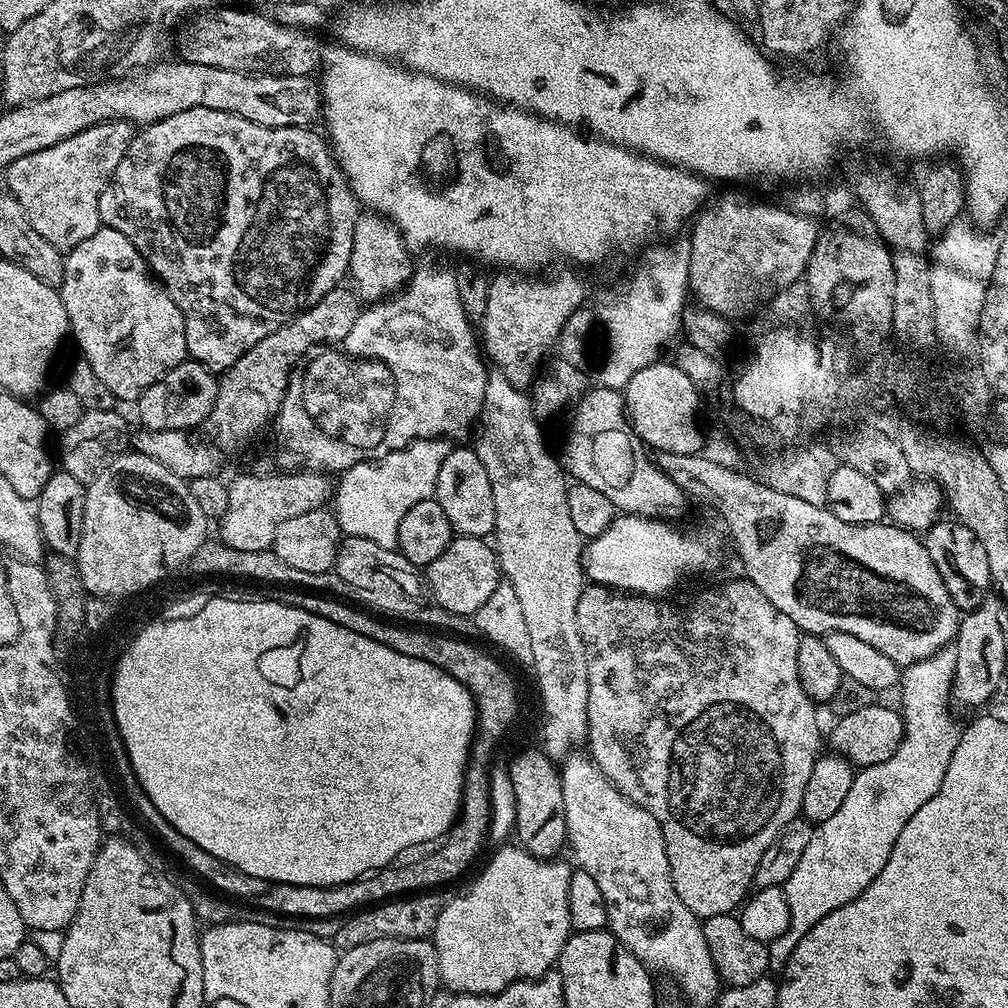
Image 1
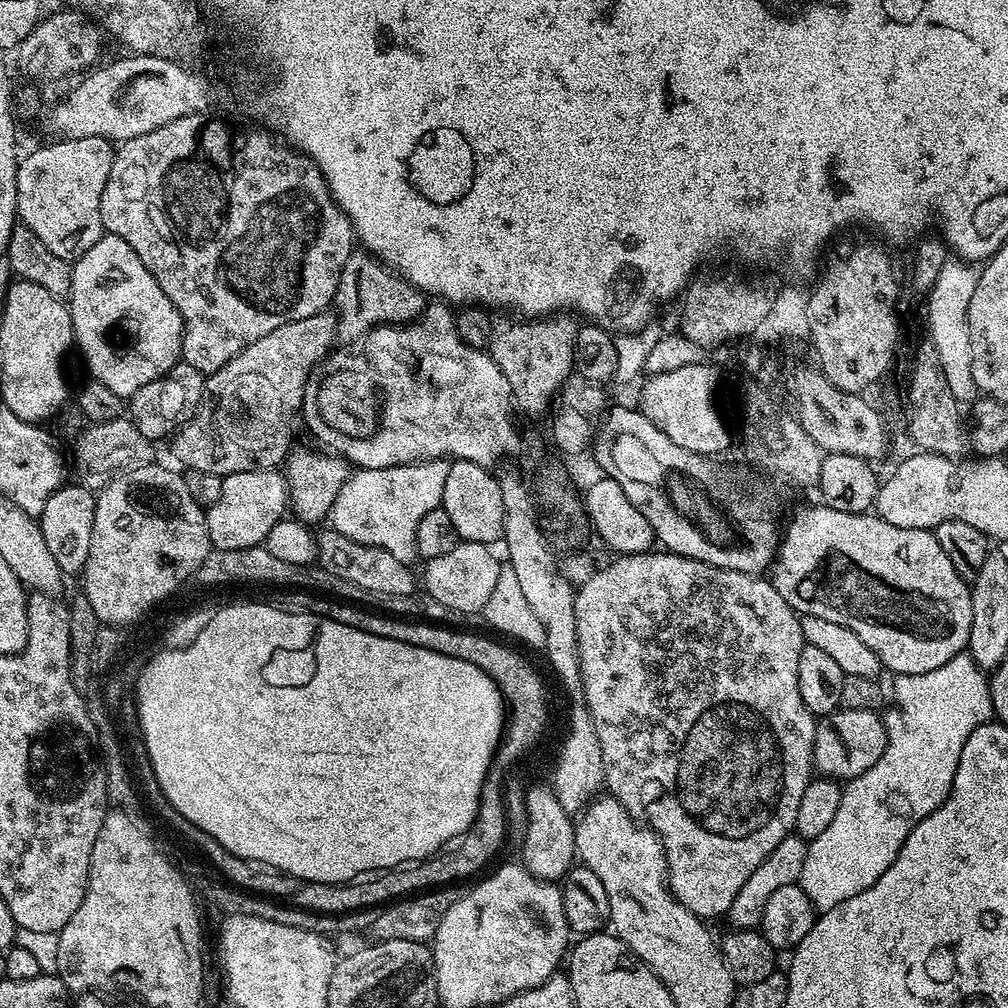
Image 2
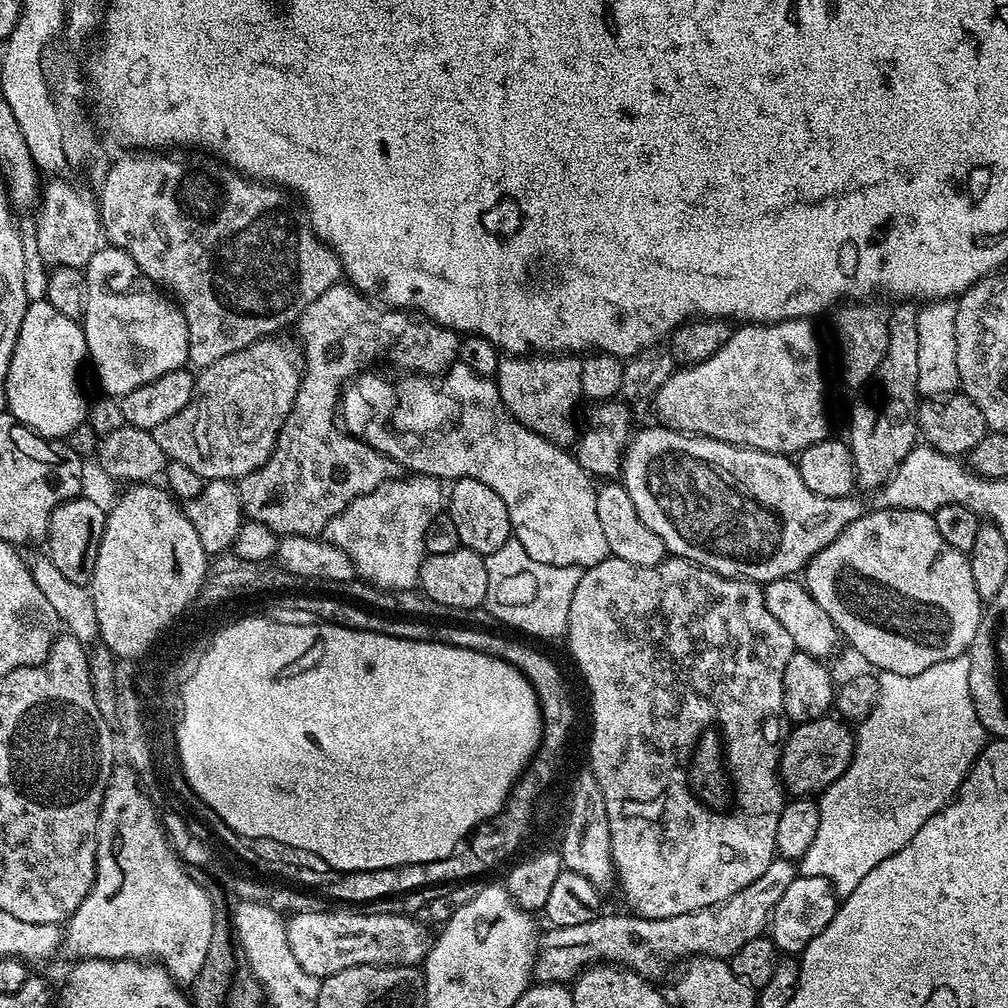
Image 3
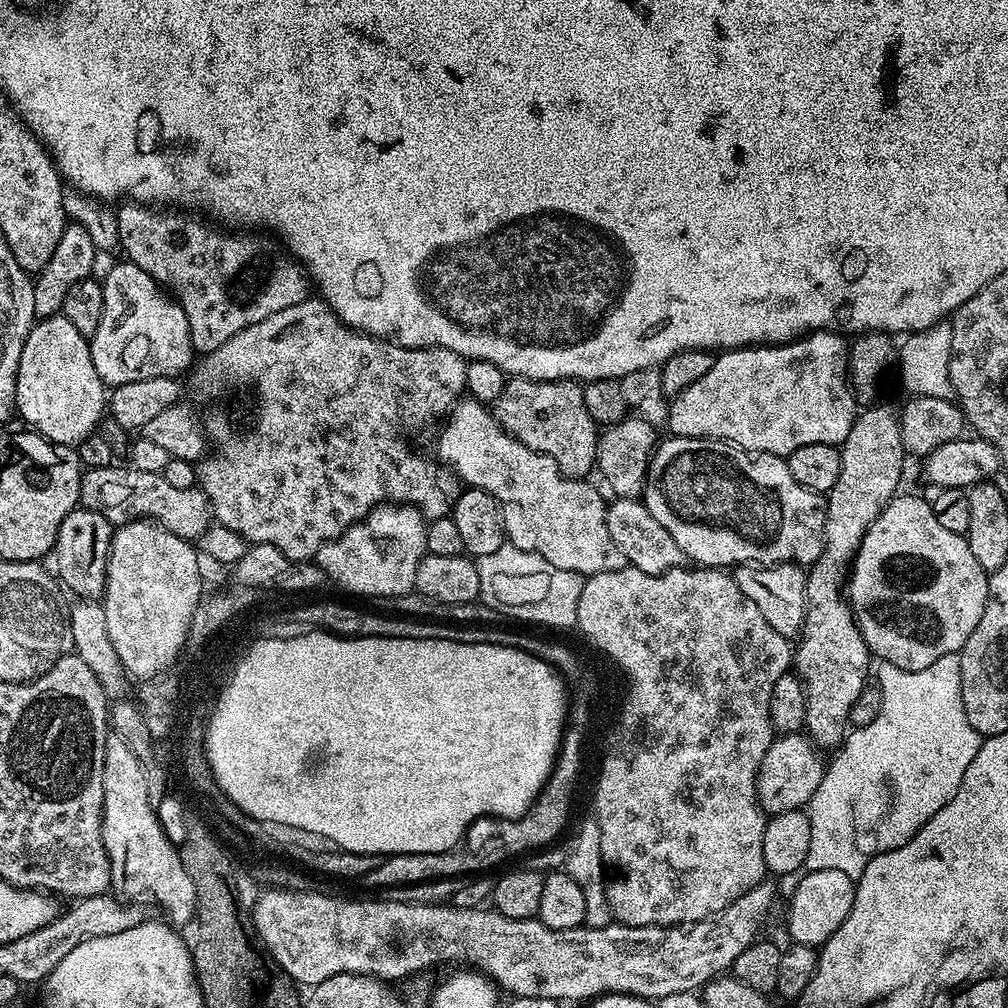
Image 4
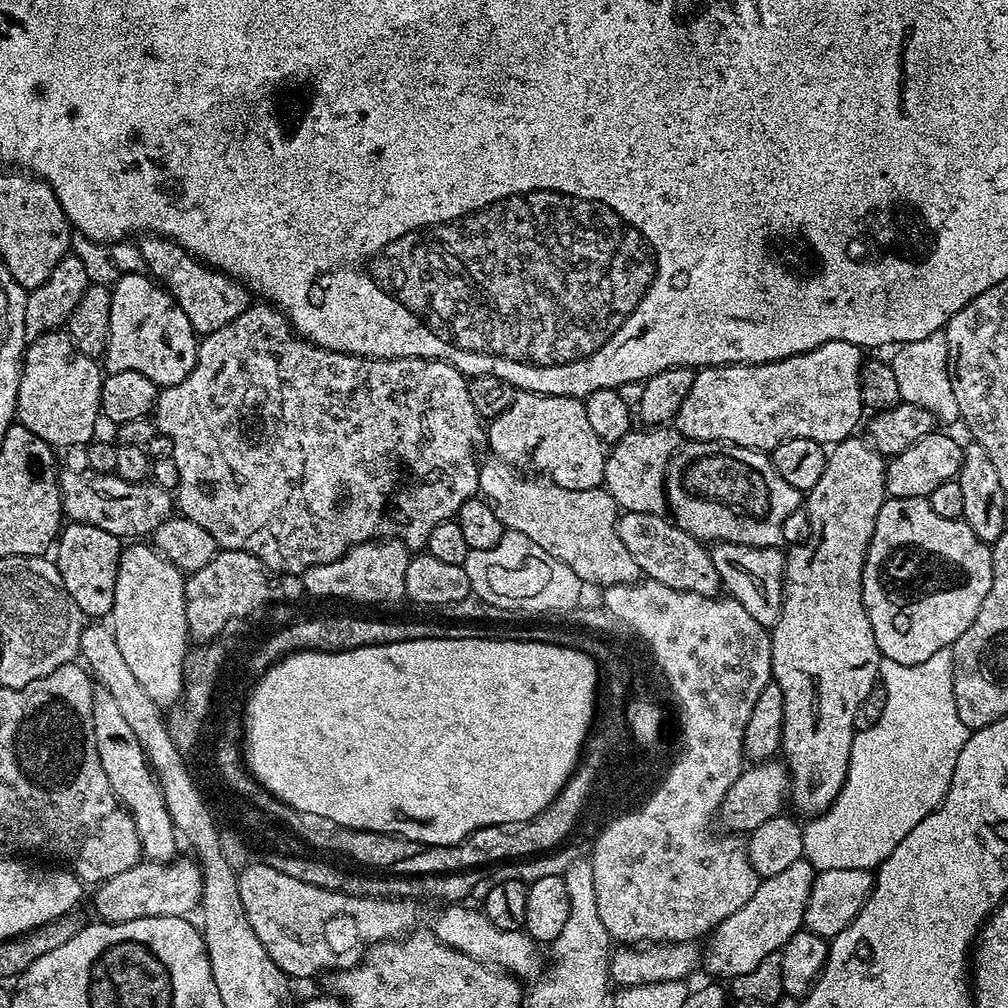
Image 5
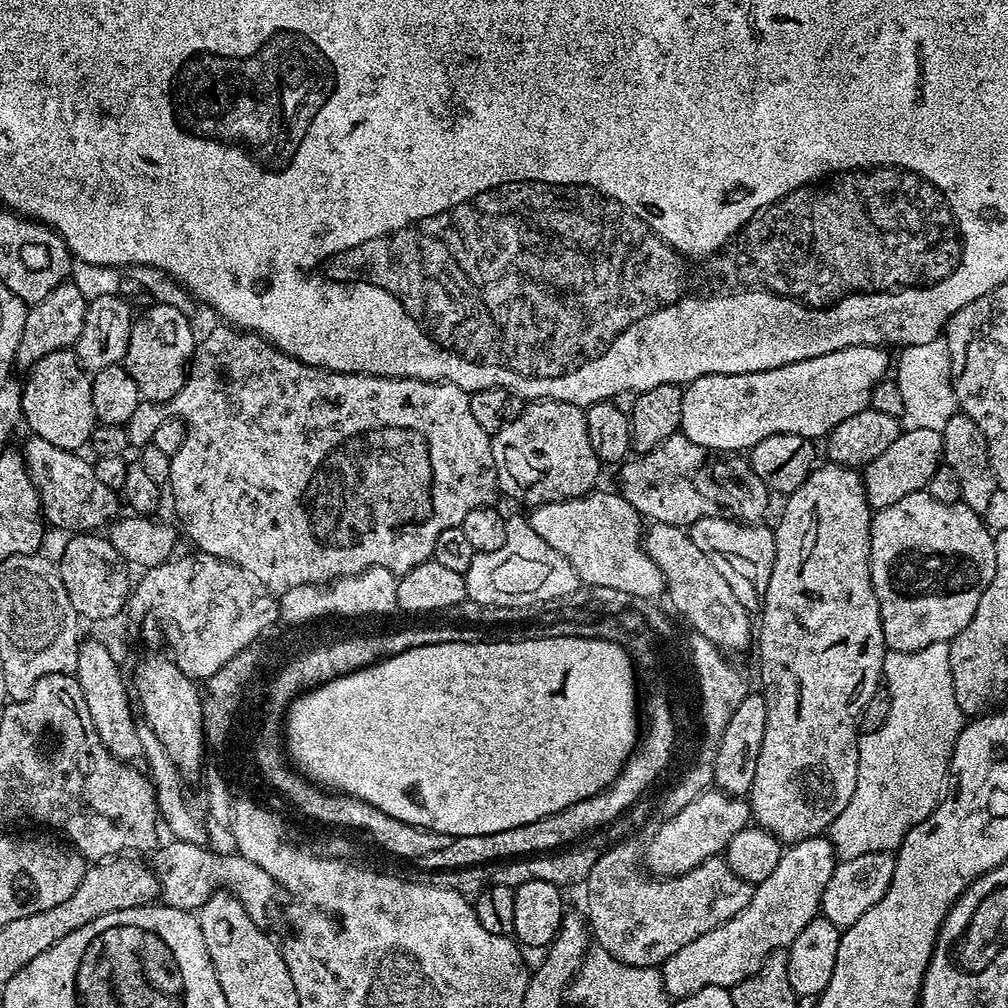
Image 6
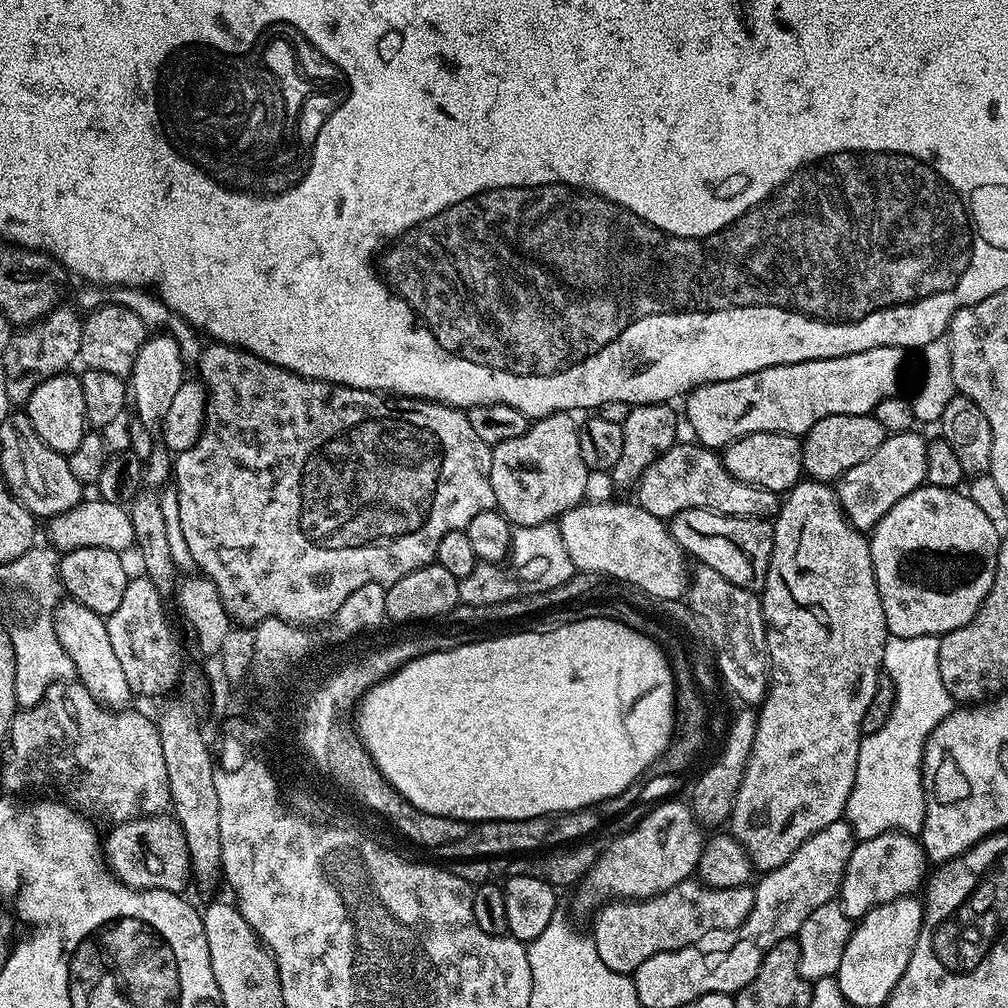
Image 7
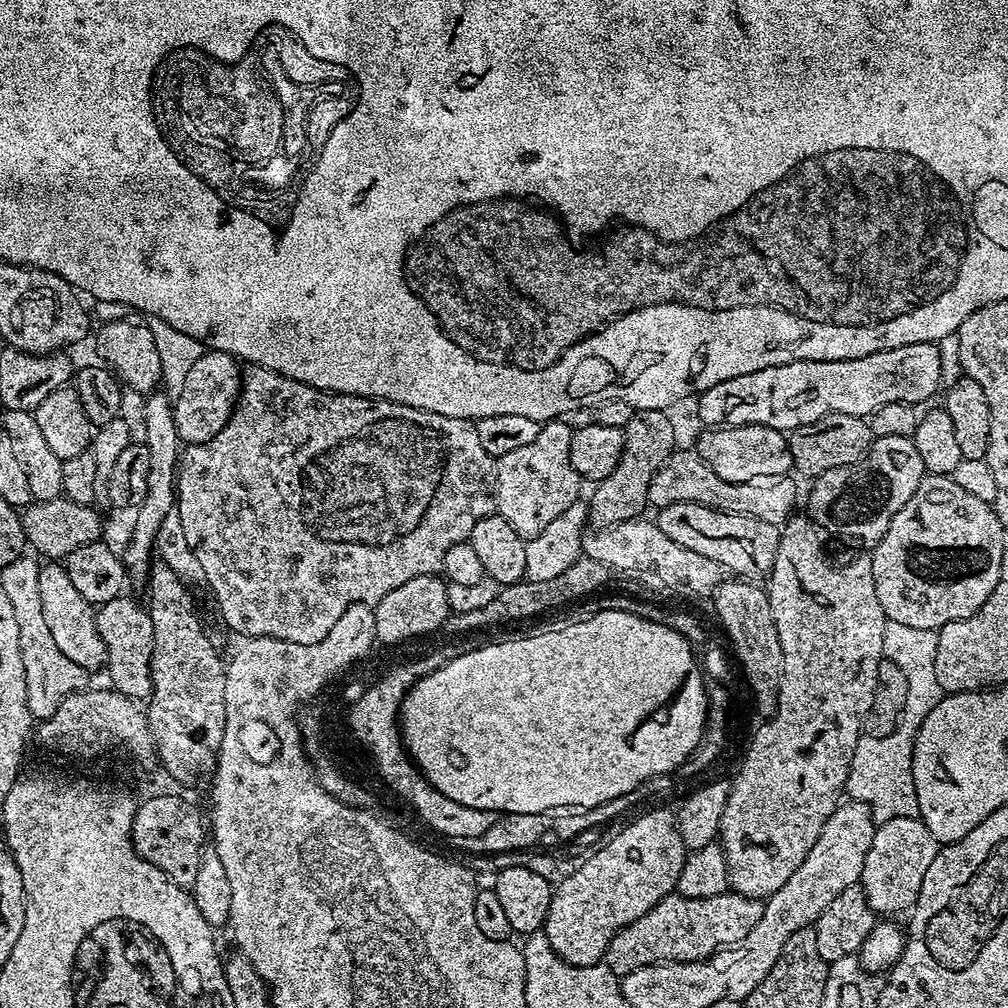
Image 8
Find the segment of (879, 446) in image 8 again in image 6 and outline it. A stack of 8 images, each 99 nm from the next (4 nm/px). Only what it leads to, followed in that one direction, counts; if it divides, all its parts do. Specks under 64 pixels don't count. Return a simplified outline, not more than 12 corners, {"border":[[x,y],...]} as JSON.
{"border":[[909,427],[864,465],[873,510],[923,492],[944,437]]}

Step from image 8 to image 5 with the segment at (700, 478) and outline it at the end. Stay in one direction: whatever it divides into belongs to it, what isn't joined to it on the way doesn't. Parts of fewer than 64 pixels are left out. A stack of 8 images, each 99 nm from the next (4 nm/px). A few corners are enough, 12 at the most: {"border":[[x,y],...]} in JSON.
{"border":[[628,432],[604,457],[617,509],[659,516],[682,437]]}

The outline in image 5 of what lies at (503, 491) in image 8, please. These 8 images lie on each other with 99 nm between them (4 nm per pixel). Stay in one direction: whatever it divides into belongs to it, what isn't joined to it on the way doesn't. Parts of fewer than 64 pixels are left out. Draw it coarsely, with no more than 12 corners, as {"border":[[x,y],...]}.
{"border":[[517,391],[495,459],[566,490],[604,483],[583,399]]}

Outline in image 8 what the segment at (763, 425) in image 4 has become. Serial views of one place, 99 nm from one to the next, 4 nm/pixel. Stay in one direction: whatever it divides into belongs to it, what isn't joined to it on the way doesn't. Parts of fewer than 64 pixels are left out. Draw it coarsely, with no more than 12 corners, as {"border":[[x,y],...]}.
{"border":[[936,344],[796,360],[699,393],[708,426],[791,430],[920,406]]}

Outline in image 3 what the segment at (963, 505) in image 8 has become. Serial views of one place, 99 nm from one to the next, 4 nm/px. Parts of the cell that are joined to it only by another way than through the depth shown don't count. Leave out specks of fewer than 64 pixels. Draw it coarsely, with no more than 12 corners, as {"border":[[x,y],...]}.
{"border":[[869,510],[802,583],[868,666],[922,674],[982,623],[931,512]]}

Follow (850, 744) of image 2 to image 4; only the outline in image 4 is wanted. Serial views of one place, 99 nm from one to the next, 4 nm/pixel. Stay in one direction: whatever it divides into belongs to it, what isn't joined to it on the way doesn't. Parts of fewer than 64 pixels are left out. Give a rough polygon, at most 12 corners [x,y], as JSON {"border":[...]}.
{"border":[[780,734],[756,779],[769,817],[801,810],[826,767],[804,734]]}

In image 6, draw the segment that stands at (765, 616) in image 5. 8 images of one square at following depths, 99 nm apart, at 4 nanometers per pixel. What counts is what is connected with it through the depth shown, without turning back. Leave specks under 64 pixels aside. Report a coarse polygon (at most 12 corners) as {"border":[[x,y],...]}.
{"border":[[701,516],[694,546],[738,602],[763,605],[776,533],[760,522]]}

